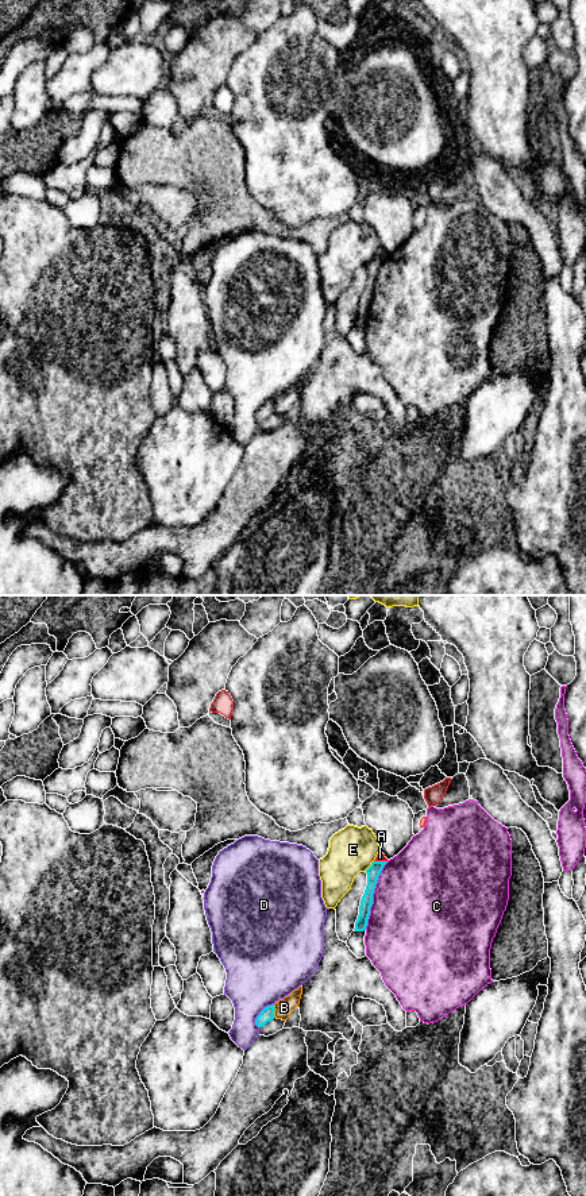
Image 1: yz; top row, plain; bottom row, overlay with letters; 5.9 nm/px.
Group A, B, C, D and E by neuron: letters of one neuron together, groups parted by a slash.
A / B / C / D / E

